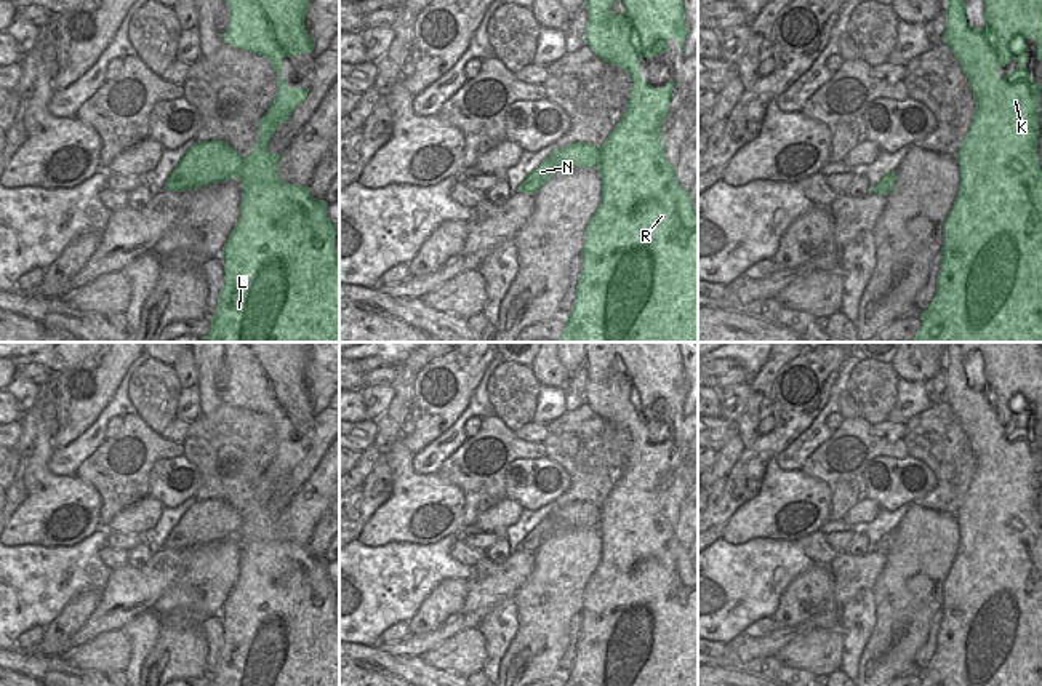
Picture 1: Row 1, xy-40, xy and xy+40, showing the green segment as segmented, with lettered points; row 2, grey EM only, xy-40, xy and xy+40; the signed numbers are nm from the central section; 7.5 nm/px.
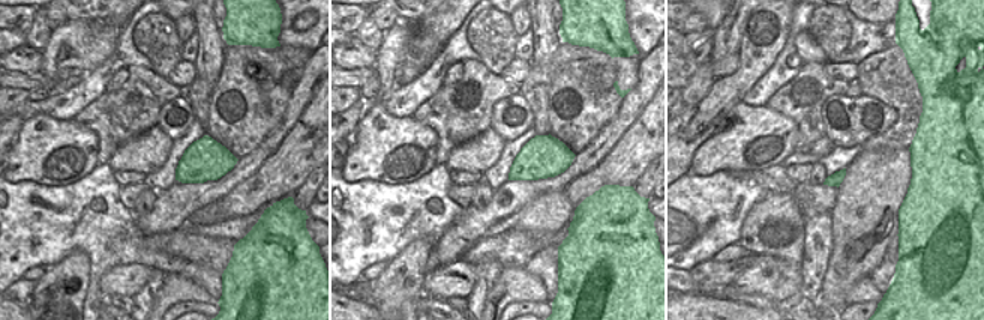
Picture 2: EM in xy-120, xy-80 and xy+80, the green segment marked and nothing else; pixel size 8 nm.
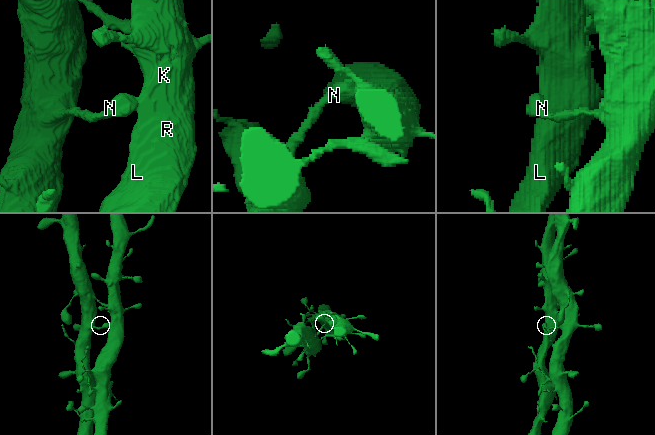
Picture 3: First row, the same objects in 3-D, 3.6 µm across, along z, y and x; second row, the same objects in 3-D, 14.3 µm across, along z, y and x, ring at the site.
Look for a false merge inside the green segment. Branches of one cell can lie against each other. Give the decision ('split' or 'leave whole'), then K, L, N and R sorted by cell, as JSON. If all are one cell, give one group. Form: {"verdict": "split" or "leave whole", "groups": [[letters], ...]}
{"verdict": "split", "groups": [["K", "L", "R"], ["N"]]}

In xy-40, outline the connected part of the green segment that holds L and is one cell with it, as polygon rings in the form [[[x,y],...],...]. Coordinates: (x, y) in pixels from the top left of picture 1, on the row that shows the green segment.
[[[226,0],[229,24],[224,42],[266,58],[277,74],[277,94],[258,125],[258,142],[243,158],[238,173],[242,201],[238,221],[222,246],[224,283],[211,320],[210,333],[198,342],[339,342],[339,254],[335,249],[335,230],[327,217],[327,203],[309,195],[307,187],[277,177],[282,154],[269,154],[267,142],[275,128],[288,120],[306,99],[307,90],[291,88],[282,77],[282,58],[312,53],[304,18],[309,0]]]

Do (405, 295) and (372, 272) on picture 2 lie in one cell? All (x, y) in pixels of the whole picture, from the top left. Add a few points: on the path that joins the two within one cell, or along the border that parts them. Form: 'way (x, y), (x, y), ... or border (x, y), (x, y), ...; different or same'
border (387, 263), (369, 281); different

